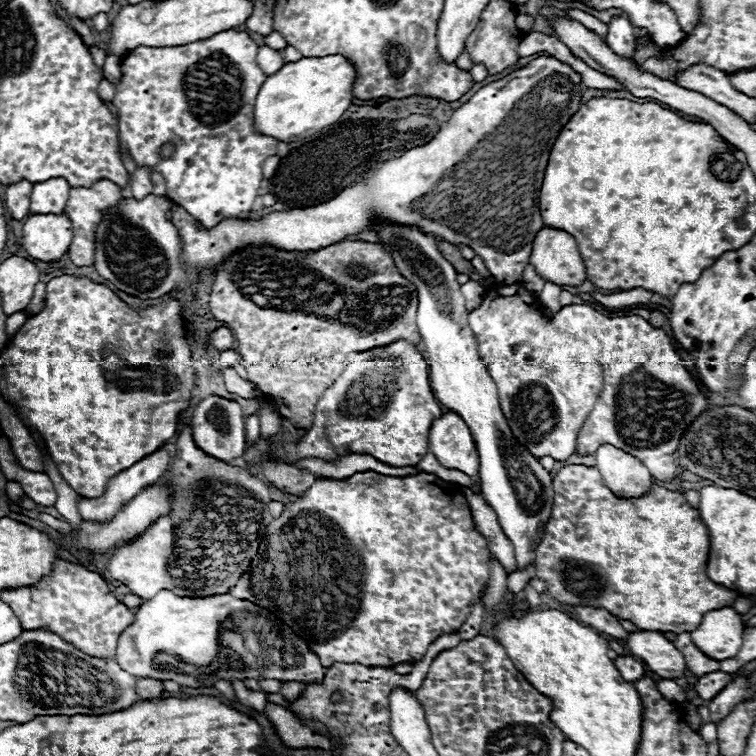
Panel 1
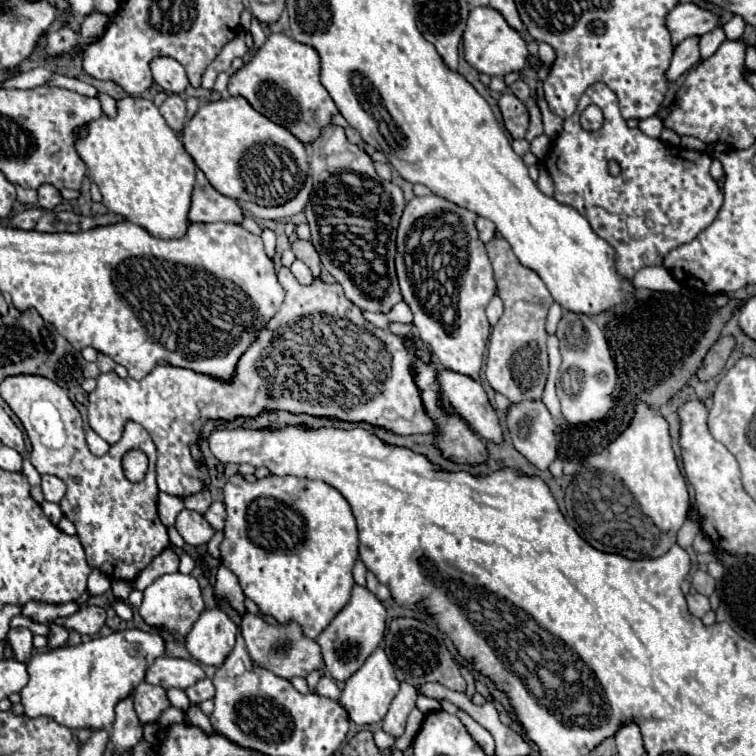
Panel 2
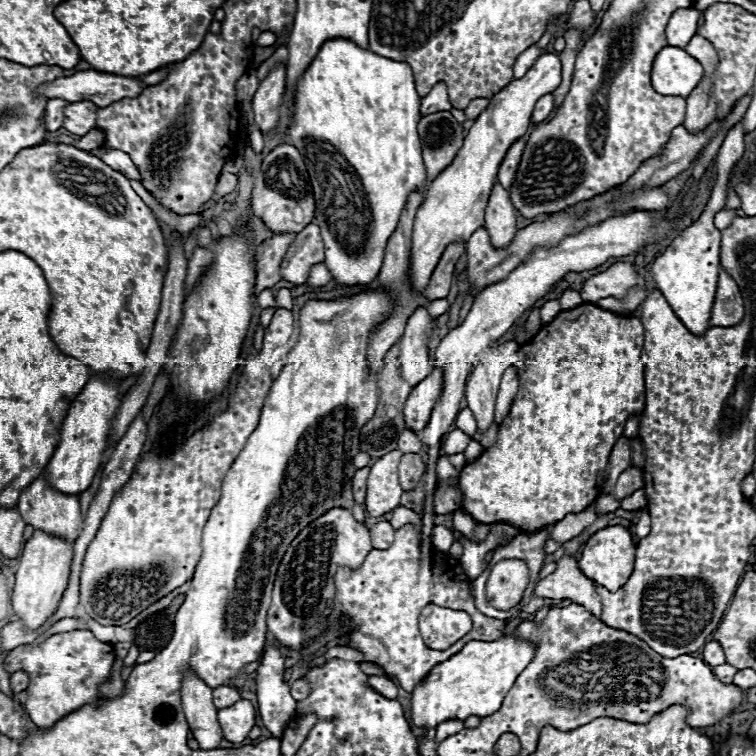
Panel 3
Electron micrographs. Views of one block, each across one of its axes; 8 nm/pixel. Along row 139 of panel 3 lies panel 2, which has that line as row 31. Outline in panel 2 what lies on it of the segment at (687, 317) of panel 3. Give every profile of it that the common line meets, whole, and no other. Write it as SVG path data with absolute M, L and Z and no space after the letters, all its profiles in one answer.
M734 16L728 24L724 24L724 32L726 32L726 36L728 36L730 40L742 38L744 28L746 28L746 22L744 22L744 18L740 18L740 16Z

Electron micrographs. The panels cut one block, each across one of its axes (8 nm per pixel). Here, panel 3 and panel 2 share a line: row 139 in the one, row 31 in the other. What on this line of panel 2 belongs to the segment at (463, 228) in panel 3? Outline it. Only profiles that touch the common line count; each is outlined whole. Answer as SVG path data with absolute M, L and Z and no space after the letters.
M480 6L470 10L464 30L464 54L468 64L474 66L478 72L484 72L488 76L506 76L524 68L528 60L528 46L520 32L512 30L512 26L504 22L504 16L498 10L492 10L492 6Z

